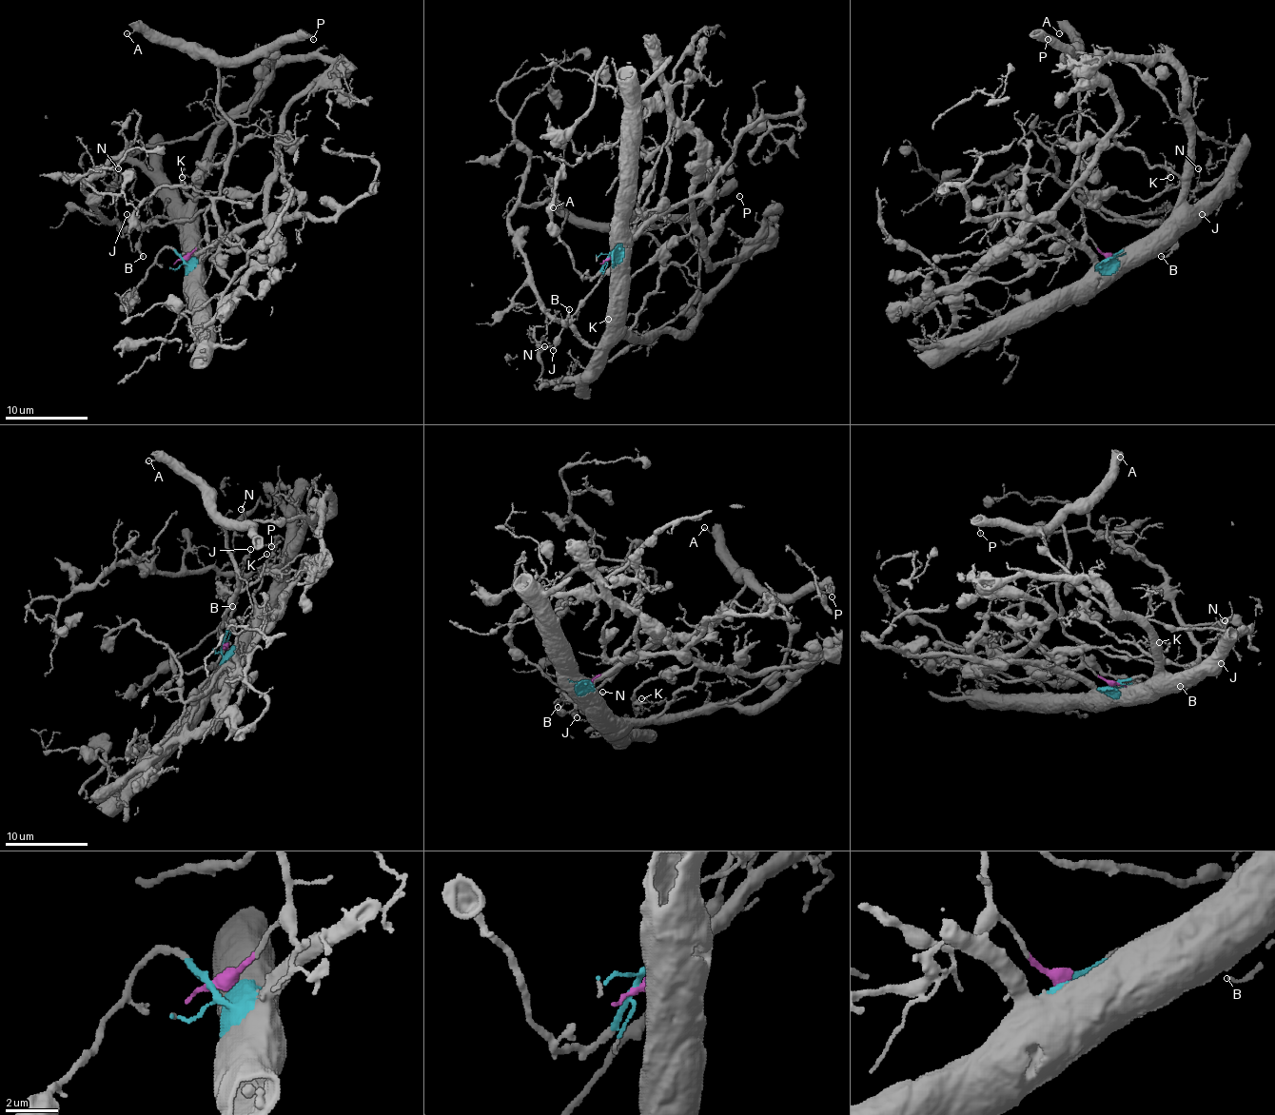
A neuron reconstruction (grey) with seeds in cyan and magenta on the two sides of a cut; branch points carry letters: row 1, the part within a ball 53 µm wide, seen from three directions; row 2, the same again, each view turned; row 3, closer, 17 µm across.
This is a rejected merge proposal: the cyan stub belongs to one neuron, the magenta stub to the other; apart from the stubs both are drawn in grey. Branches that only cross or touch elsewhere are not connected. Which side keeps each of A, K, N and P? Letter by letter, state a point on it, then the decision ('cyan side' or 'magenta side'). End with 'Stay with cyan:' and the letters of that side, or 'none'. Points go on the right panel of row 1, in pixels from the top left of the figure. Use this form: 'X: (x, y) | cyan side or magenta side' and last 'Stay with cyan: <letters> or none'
A: (1059, 33) | magenta side
K: (1170, 177) | cyan side
N: (1198, 168) | cyan side
P: (1048, 39) | magenta side
Stay with cyan: K, N

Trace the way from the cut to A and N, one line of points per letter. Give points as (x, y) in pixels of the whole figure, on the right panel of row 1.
A: (1108, 258), (1088, 235), (1083, 209), (1073, 199), (1077, 104), (1067, 60), (1075, 42), (1058, 33)
N: (1108, 258), (1108, 264), (1142, 262), (1226, 181), (1233, 162), (1237, 179), (1225, 172), (1200, 186), (1197, 168)

